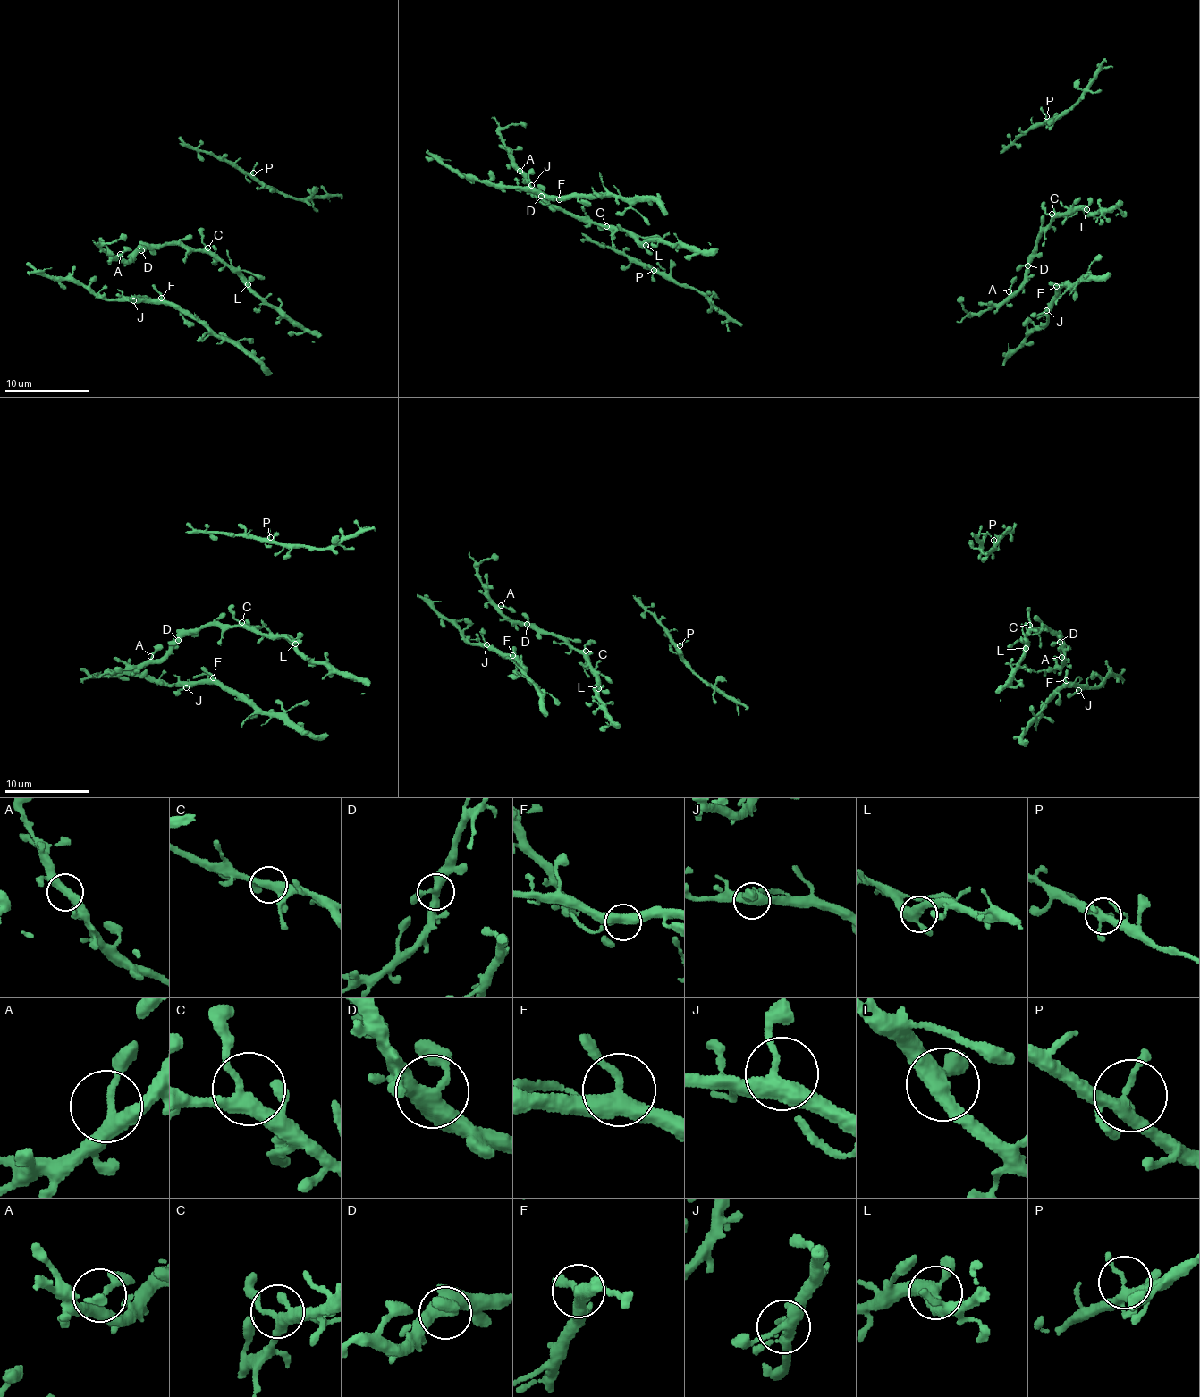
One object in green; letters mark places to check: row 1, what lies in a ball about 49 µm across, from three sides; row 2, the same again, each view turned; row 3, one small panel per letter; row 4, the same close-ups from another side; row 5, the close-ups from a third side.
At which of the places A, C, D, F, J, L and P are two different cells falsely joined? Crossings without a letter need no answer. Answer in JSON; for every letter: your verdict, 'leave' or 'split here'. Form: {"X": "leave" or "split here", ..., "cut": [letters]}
{"A": "leave", "C": "leave", "D": "leave", "F": "leave", "J": "leave", "L": "leave", "P": "leave", "cut": []}

